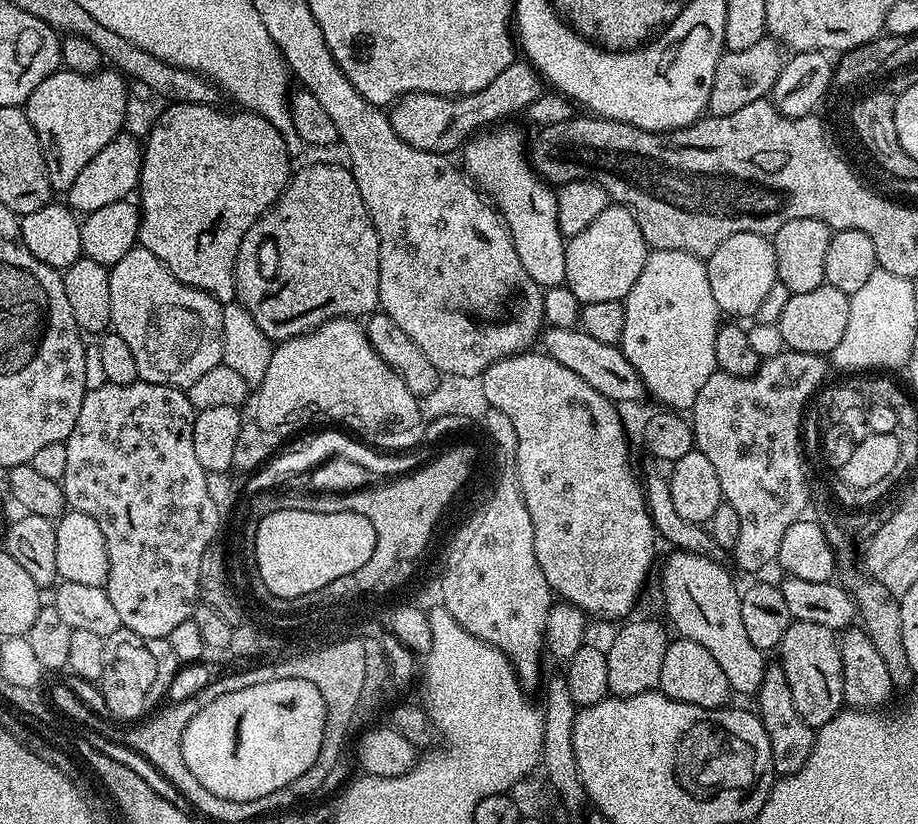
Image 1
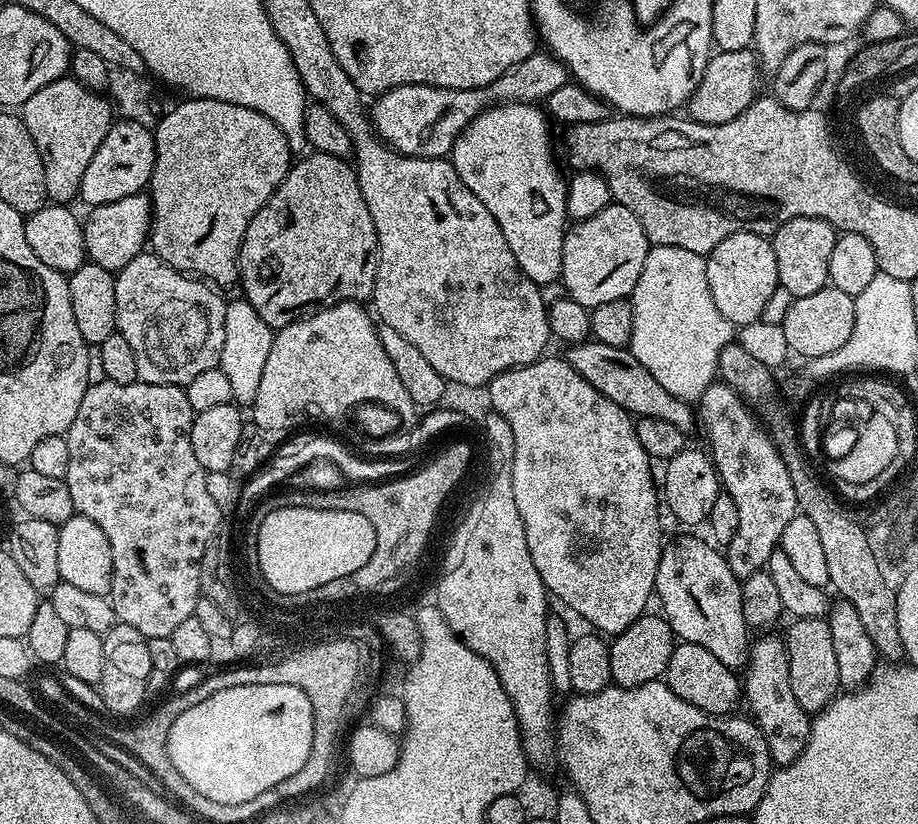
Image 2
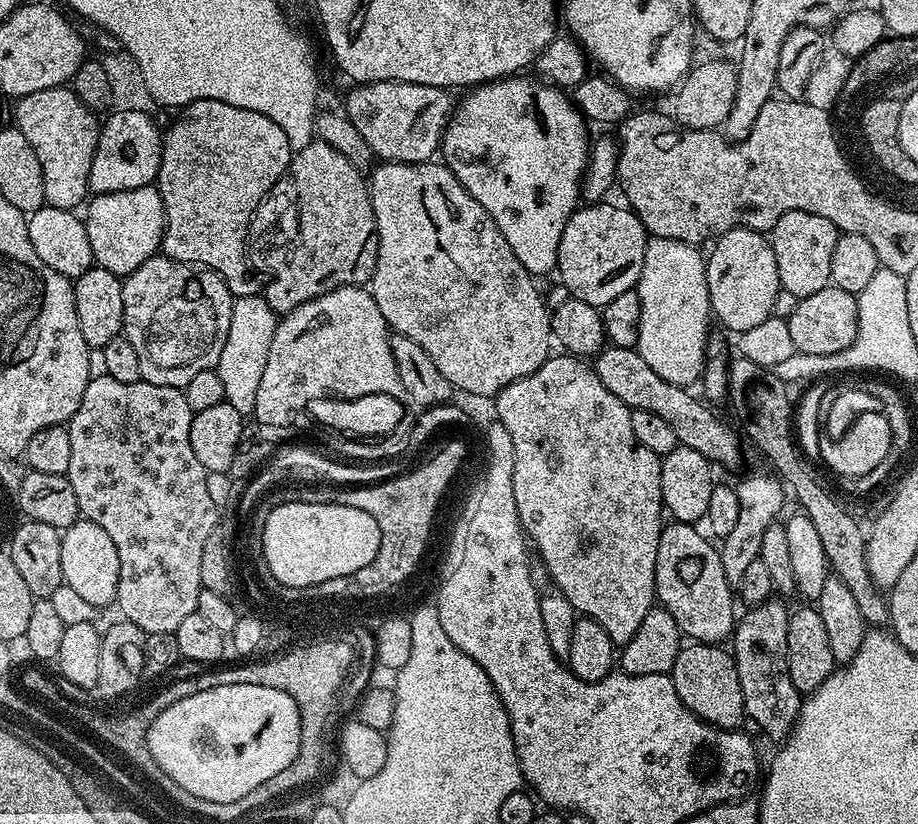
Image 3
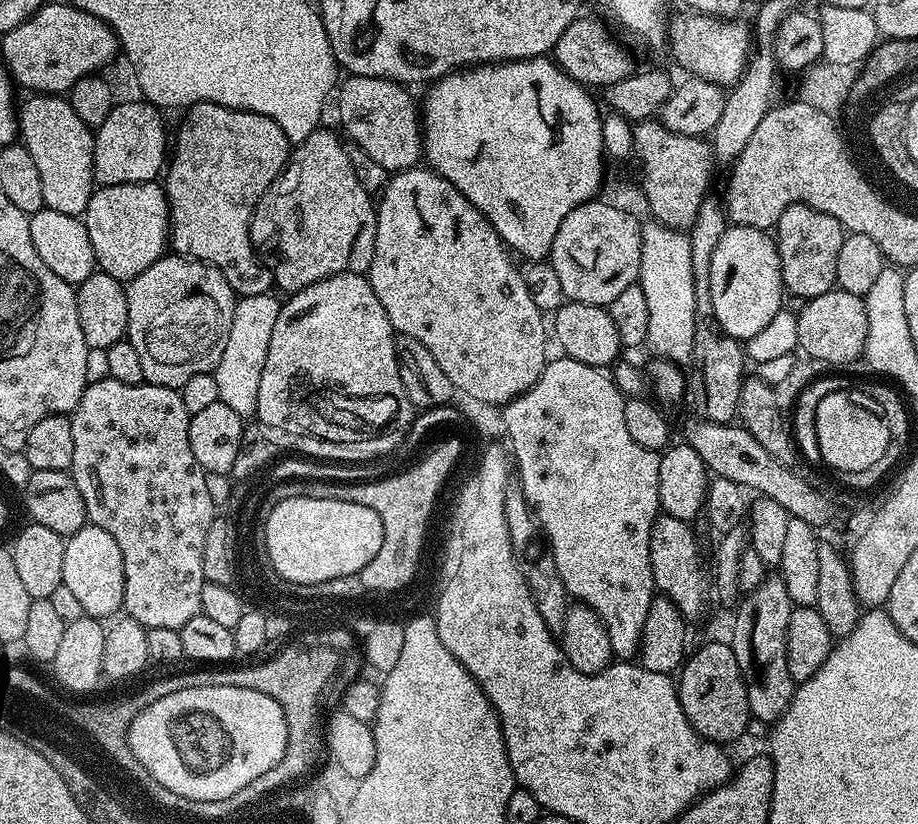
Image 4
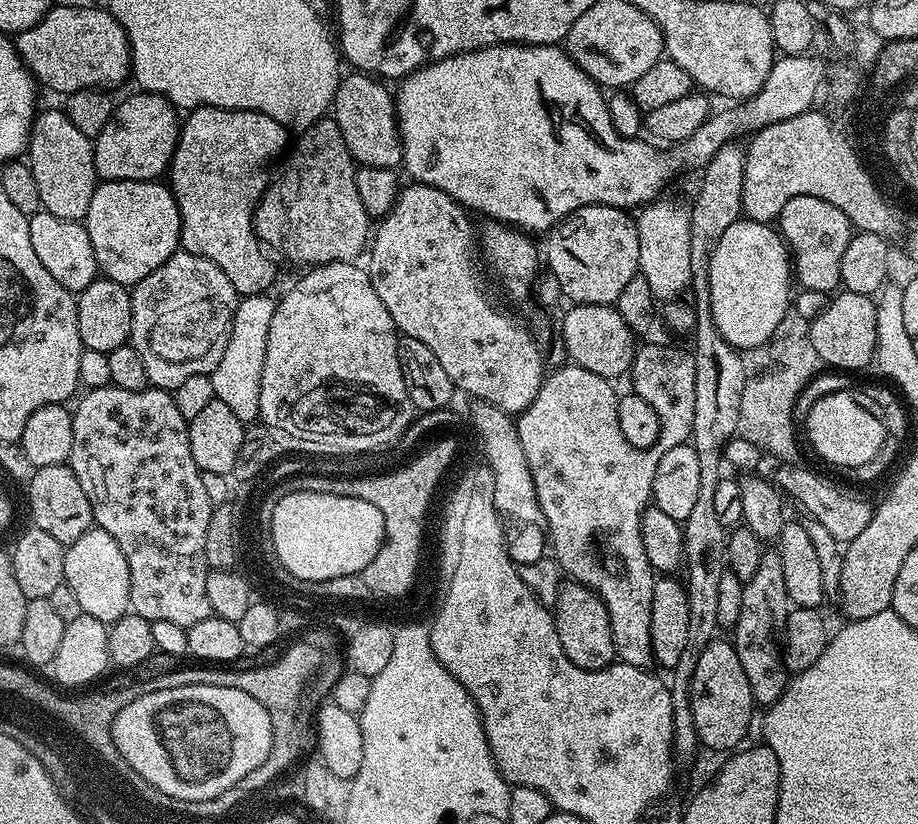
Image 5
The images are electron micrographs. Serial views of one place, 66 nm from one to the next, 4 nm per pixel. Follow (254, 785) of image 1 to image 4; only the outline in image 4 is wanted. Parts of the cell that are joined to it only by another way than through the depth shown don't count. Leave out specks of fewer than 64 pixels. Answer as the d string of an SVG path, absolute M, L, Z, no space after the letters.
M237 684L174 690L137 714L128 732L134 757L182 798L218 802L273 769L287 750L284 708L274 698Z

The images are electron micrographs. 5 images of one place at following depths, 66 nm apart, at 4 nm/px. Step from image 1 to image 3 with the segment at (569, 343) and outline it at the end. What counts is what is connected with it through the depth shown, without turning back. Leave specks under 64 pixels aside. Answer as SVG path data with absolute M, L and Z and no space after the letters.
M605 346L596 353L594 367L598 378L602 378L602 386L606 386L614 398L622 398L628 408L650 410L650 414L658 414L658 418L663 418L674 429L676 439L683 447L698 450L698 454L702 454L702 458L706 458L713 466L739 466L741 437L738 432L736 437L735 430L723 424L699 395L691 396L687 387L666 382L666 378L658 378L658 374L646 366L646 358L642 358L635 348Z

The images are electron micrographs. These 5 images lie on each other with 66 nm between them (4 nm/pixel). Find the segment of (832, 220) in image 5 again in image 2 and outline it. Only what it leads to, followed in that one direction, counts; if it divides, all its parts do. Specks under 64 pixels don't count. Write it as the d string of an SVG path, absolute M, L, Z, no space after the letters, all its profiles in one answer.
M790 218L770 239L774 262L778 262L778 285L789 292L789 297L806 298L817 290L829 287L830 254L834 251L837 229L822 218Z

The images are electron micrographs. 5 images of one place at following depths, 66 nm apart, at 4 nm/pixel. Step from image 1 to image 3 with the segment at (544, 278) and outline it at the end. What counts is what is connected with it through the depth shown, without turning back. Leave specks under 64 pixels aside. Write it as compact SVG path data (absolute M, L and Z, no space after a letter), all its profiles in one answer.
M505 76L503 80L490 80L465 91L464 101L455 105L448 121L439 155L470 197L497 223L526 271L541 278L555 269L562 230L566 230L566 222L581 203L580 181L590 161L590 135L589 125L567 91L529 76Z

